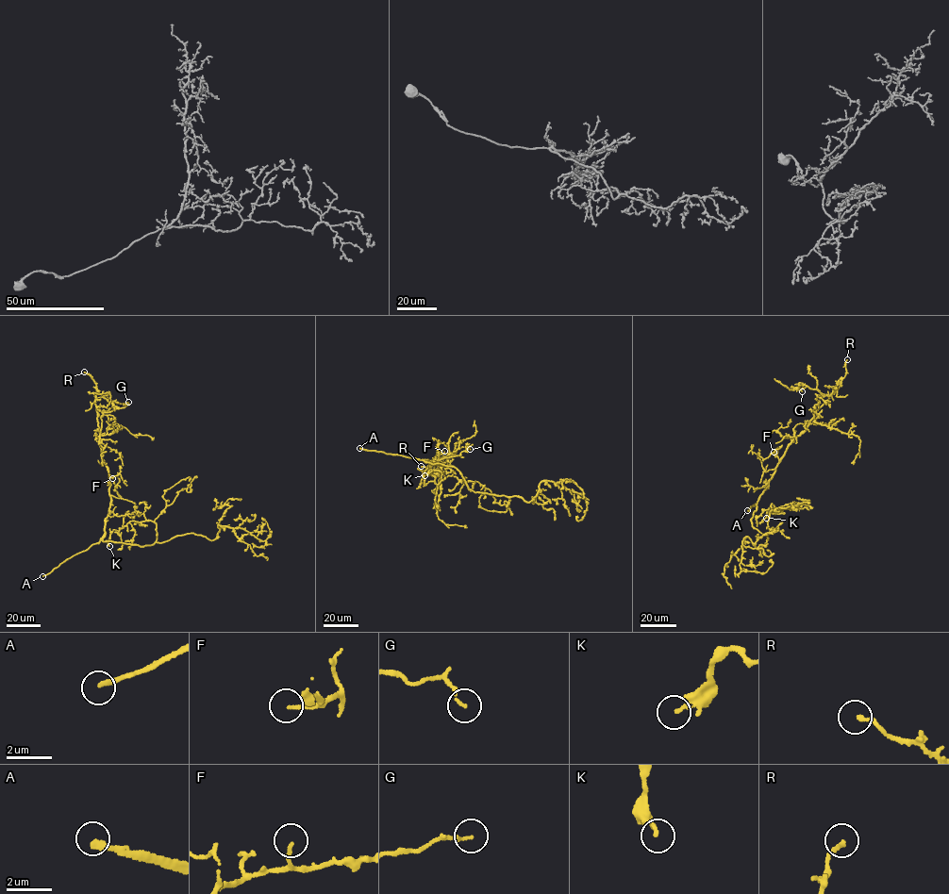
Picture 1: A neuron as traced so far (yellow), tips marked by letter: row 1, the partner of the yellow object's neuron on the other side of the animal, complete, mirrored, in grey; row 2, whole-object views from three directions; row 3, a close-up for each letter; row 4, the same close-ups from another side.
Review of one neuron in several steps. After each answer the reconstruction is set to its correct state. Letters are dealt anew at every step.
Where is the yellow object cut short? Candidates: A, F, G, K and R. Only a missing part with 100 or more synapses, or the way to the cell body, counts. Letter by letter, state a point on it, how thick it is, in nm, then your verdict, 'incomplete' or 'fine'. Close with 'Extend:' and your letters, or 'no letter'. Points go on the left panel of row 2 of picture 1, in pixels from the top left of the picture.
A: place (42, 576); calibre 240 nm; incomplete
F: place (112, 478); calibre 140 nm; fine
G: place (128, 402); calibre 120 nm; fine
K: place (109, 546); calibre 150 nm; fine
R: place (84, 372); calibre 160 nm; fine
Extend: A

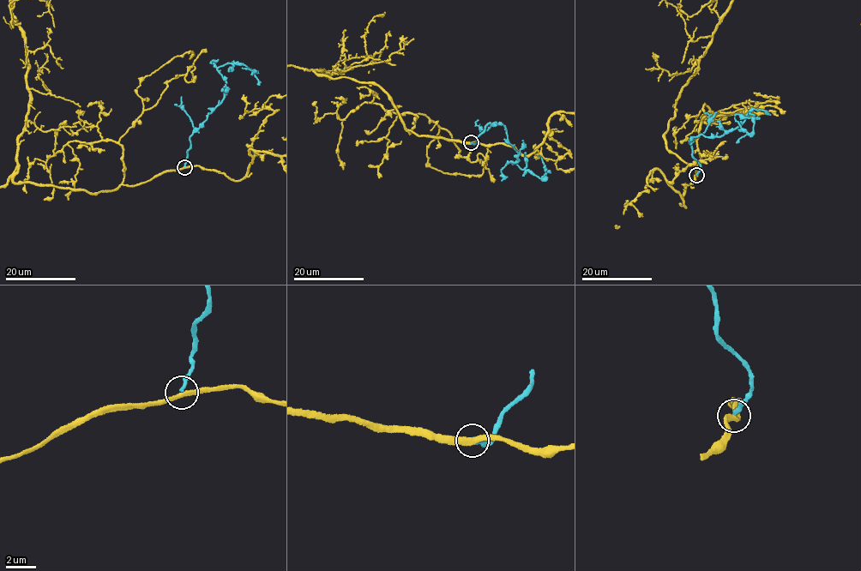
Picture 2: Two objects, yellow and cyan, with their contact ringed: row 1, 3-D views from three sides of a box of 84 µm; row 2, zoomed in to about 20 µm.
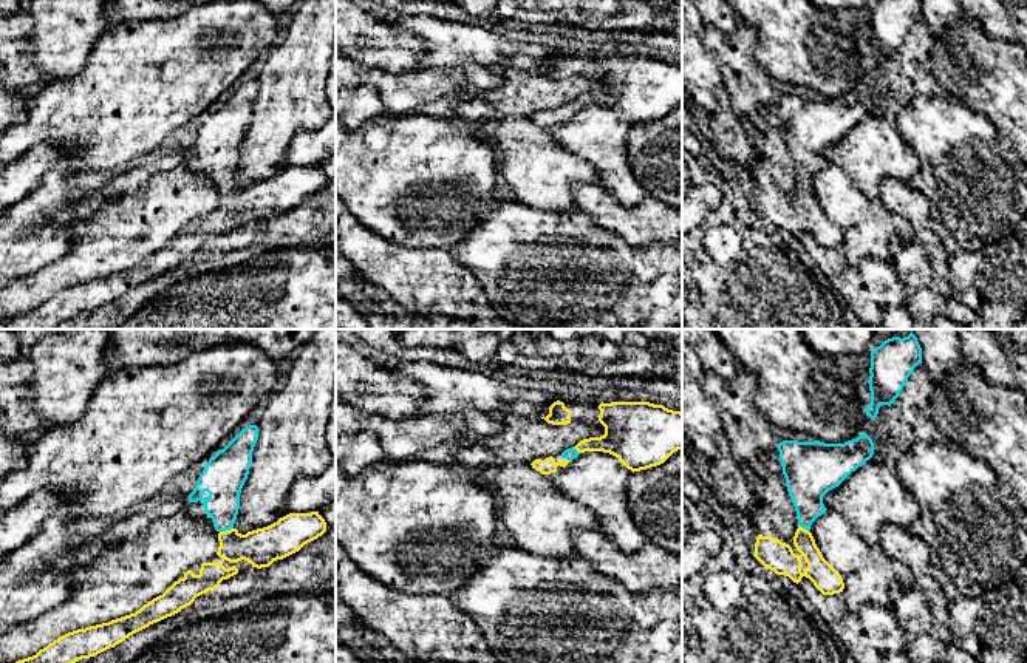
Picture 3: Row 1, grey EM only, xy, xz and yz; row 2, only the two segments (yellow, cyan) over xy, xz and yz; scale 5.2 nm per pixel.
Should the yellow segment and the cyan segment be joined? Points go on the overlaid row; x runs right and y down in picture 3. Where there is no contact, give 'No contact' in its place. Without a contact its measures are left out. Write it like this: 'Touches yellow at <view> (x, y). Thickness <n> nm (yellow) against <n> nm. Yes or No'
Touches yellow at xy (226, 530). Thickness 200 nm (yellow) against 200 nm. Yes

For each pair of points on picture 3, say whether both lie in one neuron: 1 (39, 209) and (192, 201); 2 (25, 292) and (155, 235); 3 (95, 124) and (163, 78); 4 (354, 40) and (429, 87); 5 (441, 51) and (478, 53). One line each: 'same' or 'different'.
1: different
2: same
3: same
4: different
5: same

